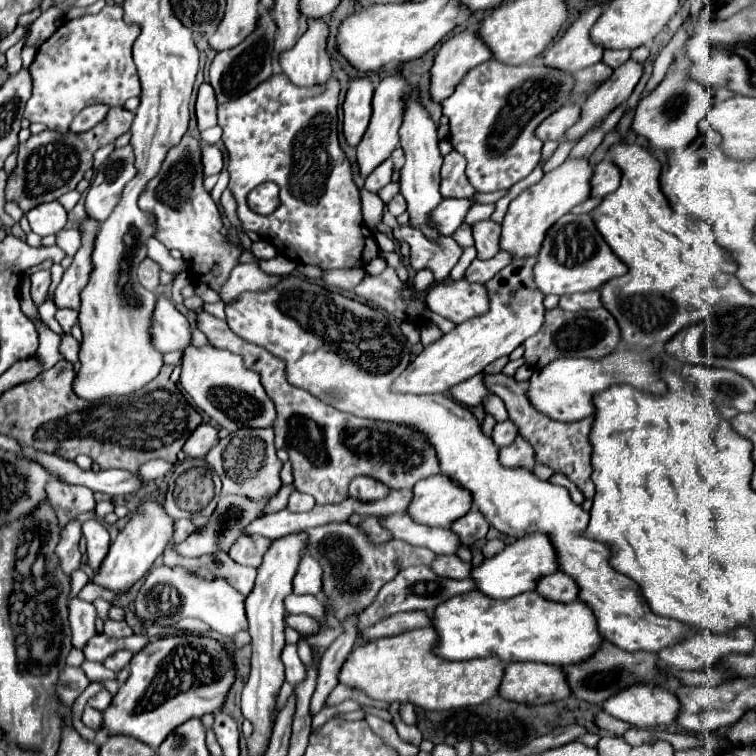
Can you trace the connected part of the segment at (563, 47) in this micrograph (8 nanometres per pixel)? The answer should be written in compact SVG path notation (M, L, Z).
M589 6L579 18L569 24L563 36L543 52L543 62L553 68L563 68L571 74L595 64L603 56L603 48L591 40L591 28L599 20L603 8Z

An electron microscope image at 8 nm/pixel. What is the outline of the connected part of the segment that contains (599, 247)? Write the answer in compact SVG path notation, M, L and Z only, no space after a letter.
M569 212L547 230L539 252L539 262L535 266L535 284L545 294L575 296L575 292L597 290L611 278L623 276L627 272L629 268L613 254L603 236L599 236L593 216Z

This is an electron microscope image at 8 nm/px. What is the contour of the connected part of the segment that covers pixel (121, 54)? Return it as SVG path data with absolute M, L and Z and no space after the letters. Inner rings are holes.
M109 4L99 14L63 22L55 34L39 46L29 72L33 76L33 94L25 116L41 122L49 130L65 134L73 118L91 104L123 106L127 98L139 96L141 86L131 58L131 46L139 28L123 24L123 8Z

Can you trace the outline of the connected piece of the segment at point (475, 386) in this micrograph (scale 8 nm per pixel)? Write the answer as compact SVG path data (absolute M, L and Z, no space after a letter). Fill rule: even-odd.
M479 374L479 376L473 376L471 380L465 380L463 384L457 384L455 388L451 388L451 390L447 392L447 396L451 396L453 400L457 400L459 404L469 406L469 408L471 408L471 406L477 406L477 404L481 404L483 400L487 400L487 396L491 394L483 378L485 378L485 376Z

